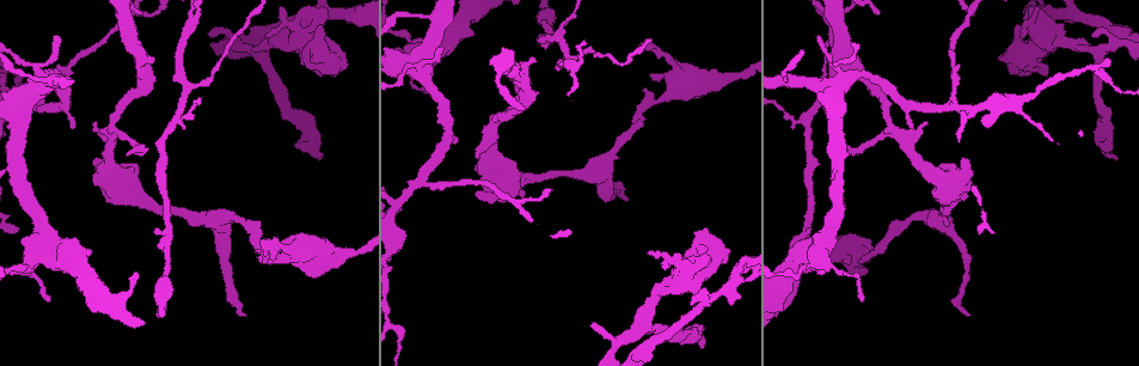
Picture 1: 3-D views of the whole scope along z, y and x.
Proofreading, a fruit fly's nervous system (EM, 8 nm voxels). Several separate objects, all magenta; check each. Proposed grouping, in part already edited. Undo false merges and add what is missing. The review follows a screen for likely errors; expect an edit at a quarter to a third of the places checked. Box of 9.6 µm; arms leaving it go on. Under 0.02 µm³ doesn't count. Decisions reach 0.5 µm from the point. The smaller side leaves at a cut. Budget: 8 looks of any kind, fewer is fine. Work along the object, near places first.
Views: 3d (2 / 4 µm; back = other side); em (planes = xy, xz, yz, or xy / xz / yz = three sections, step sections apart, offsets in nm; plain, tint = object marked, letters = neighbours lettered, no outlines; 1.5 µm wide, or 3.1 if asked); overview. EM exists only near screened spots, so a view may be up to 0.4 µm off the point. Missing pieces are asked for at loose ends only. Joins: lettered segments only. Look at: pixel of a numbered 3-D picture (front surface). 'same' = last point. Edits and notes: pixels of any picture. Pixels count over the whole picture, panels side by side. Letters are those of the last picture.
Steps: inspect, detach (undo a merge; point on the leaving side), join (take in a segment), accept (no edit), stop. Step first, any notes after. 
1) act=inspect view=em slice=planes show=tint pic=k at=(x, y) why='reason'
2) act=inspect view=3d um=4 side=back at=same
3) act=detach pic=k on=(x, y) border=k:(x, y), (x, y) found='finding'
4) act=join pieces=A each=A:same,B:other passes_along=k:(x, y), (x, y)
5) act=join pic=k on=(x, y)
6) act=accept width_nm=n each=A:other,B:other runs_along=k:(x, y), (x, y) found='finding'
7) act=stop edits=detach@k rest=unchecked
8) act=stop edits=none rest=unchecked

act=inspect view=em slice=yz step=8 show=letters pic=1 at=(1092, 35) why='free end'

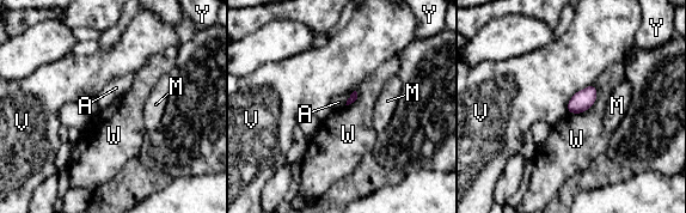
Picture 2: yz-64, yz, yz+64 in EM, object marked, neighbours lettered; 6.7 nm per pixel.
act=inspect view=em slice=planes show=letters at=same why='another direction'

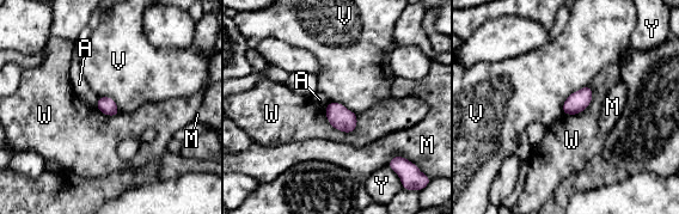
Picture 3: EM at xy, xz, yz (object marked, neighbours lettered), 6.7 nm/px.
act=accept longest_contact=V:260nm each=A:other,M:other,V:other,W:other,Y:other found='no lettered segment goes on from it'

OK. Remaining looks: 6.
act=inspect view=3d um=4 pic=1 at=(648, 254) why='branch stops here'

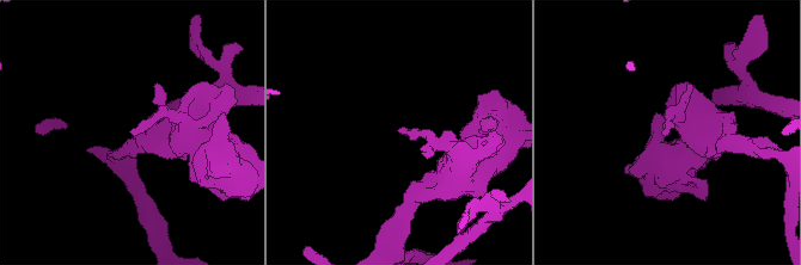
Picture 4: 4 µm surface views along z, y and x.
act=inspect view=em slice=planes show=letters pic=4 at=(665, 134)

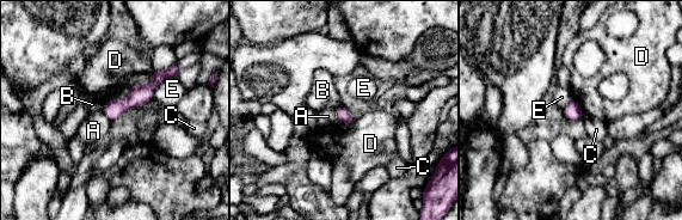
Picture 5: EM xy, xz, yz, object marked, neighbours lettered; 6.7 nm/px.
act=accept each=A:other,B:other,C:other,D:other,E:other runs_along=5:(172, 73), (106, 110) found='none of them fits'

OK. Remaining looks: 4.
act=inspect view=3d um=4 pic=1 at=(939, 221) why='three arms meet'

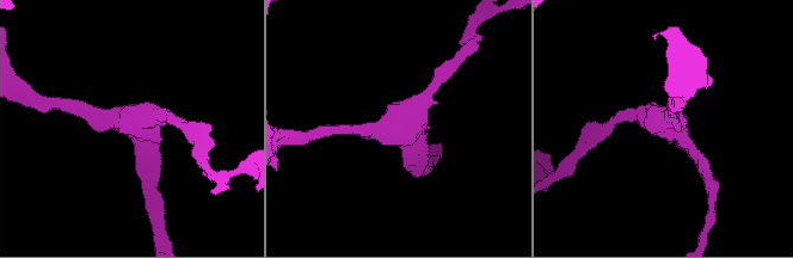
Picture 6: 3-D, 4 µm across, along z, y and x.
act=inspect view=em slice=planes show=letters pic=6 at=(135, 119) arms=3 arm_widths_nm=170,180,180

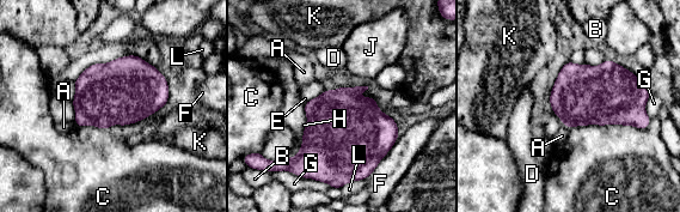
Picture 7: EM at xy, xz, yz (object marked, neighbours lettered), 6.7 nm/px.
act=accept each=A:other,B:other,C:other,D:other,E:other,F:other,G:other,H:other,J:other,K:other,L:other border=7:(651, 119), (645, 128), (569, 128) found='all the same neuron'

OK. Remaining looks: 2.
act=stop edits=none rest=unchecked

